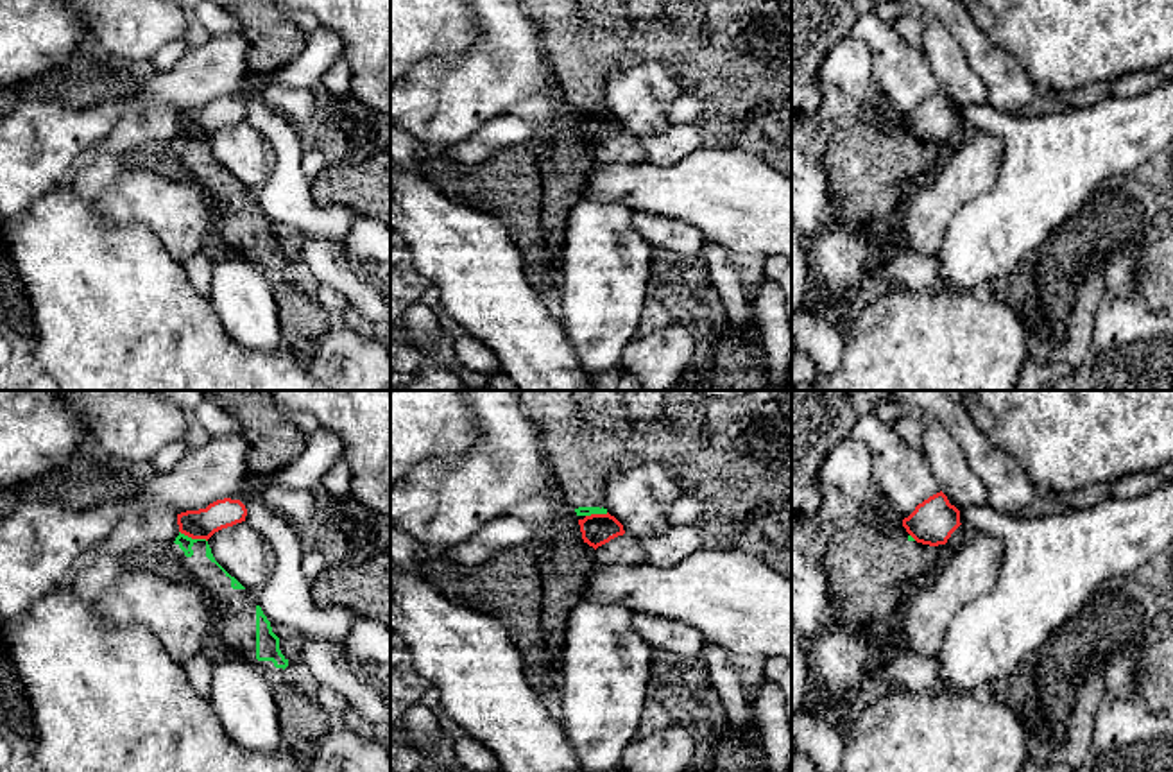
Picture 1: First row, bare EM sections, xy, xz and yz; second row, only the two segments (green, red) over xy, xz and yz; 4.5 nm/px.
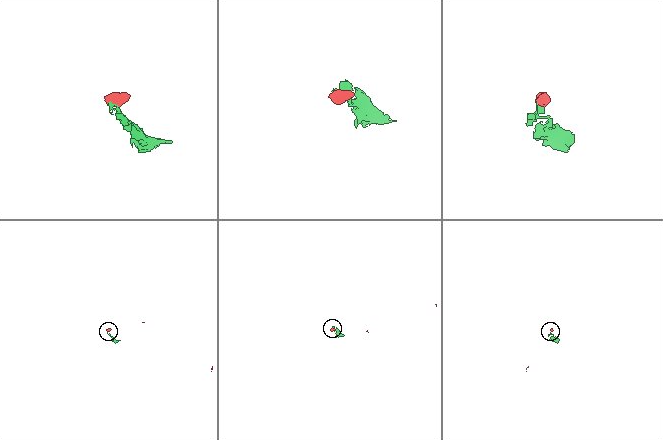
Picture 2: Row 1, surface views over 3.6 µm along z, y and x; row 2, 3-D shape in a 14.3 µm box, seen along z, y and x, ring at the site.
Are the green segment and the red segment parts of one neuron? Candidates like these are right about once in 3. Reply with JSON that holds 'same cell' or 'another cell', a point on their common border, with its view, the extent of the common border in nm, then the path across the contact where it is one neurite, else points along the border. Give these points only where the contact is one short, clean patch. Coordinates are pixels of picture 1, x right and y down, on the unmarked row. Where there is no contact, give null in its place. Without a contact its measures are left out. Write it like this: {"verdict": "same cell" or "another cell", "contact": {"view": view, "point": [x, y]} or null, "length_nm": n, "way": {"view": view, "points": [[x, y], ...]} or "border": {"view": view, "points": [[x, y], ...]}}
{"verdict": "another cell", "contact": {"view": "xy", "point": [194, 138]}, "length_nm": 140, "border": {"view": "xy", "points": [[179, 129], [206, 140]]}}

